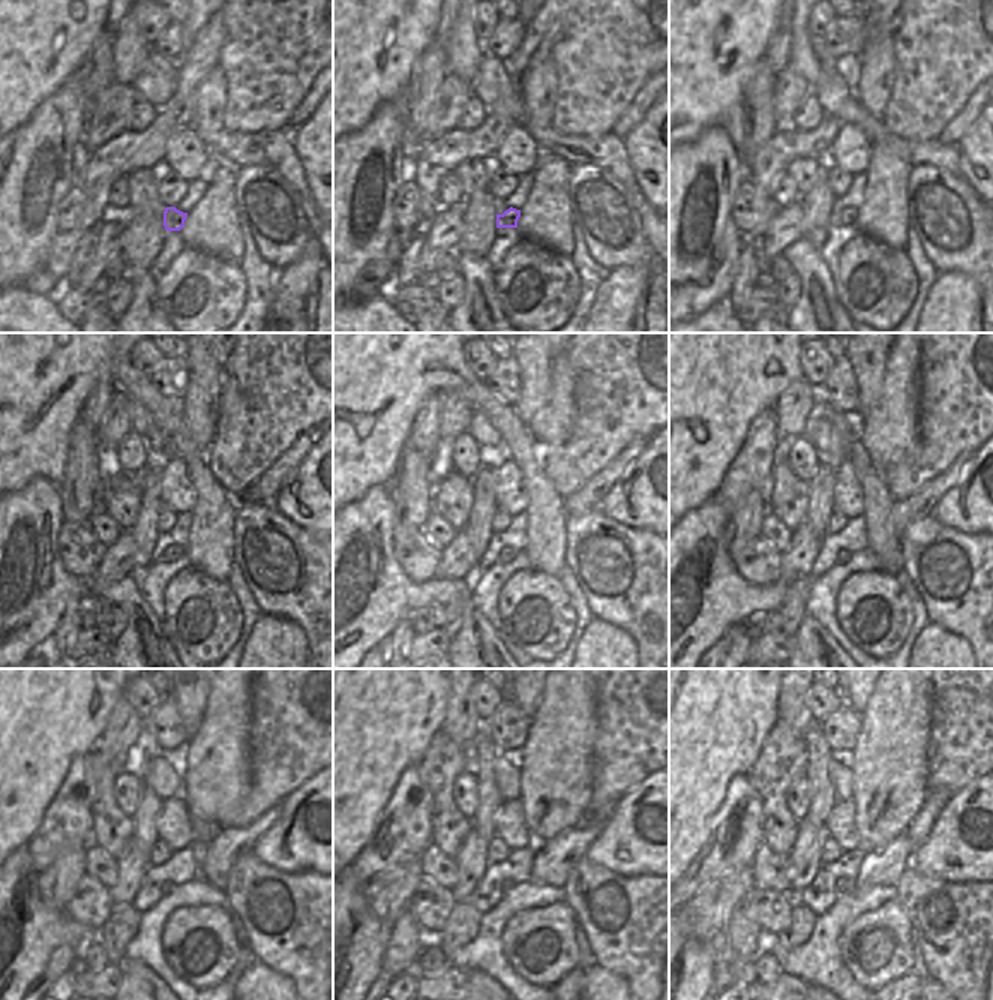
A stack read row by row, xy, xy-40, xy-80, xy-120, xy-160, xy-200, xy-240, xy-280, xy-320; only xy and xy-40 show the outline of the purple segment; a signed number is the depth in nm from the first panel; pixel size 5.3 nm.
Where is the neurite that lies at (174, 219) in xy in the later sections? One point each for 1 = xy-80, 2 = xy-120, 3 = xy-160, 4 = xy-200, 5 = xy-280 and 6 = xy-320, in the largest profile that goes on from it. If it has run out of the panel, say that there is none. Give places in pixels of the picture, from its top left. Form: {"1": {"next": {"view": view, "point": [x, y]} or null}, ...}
{"1": {"next": {"view": "xy-80", "point": [848, 216]}}, "2": {"next": {"view": "xy-120", "point": [170, 555]}}, "3": {"next": {"view": "xy-160", "point": [507, 555]}}, "4": {"next": {"view": "xy-200", "point": [843, 555]}}, "5": {"next": {"view": "xy-280", "point": [507, 885]}}, "6": {"next": {"view": "xy-320", "point": [843, 885]}}}

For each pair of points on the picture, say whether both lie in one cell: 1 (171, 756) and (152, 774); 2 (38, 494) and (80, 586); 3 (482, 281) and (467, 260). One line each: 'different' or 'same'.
1: different
2: same
3: same

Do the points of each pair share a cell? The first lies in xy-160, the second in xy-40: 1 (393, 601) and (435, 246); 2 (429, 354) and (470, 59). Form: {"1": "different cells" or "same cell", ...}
{"1": "different cells", "2": "different cells"}

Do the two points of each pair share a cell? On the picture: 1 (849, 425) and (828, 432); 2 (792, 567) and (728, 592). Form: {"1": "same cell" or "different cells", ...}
{"1": "different cells", "2": "different cells"}

